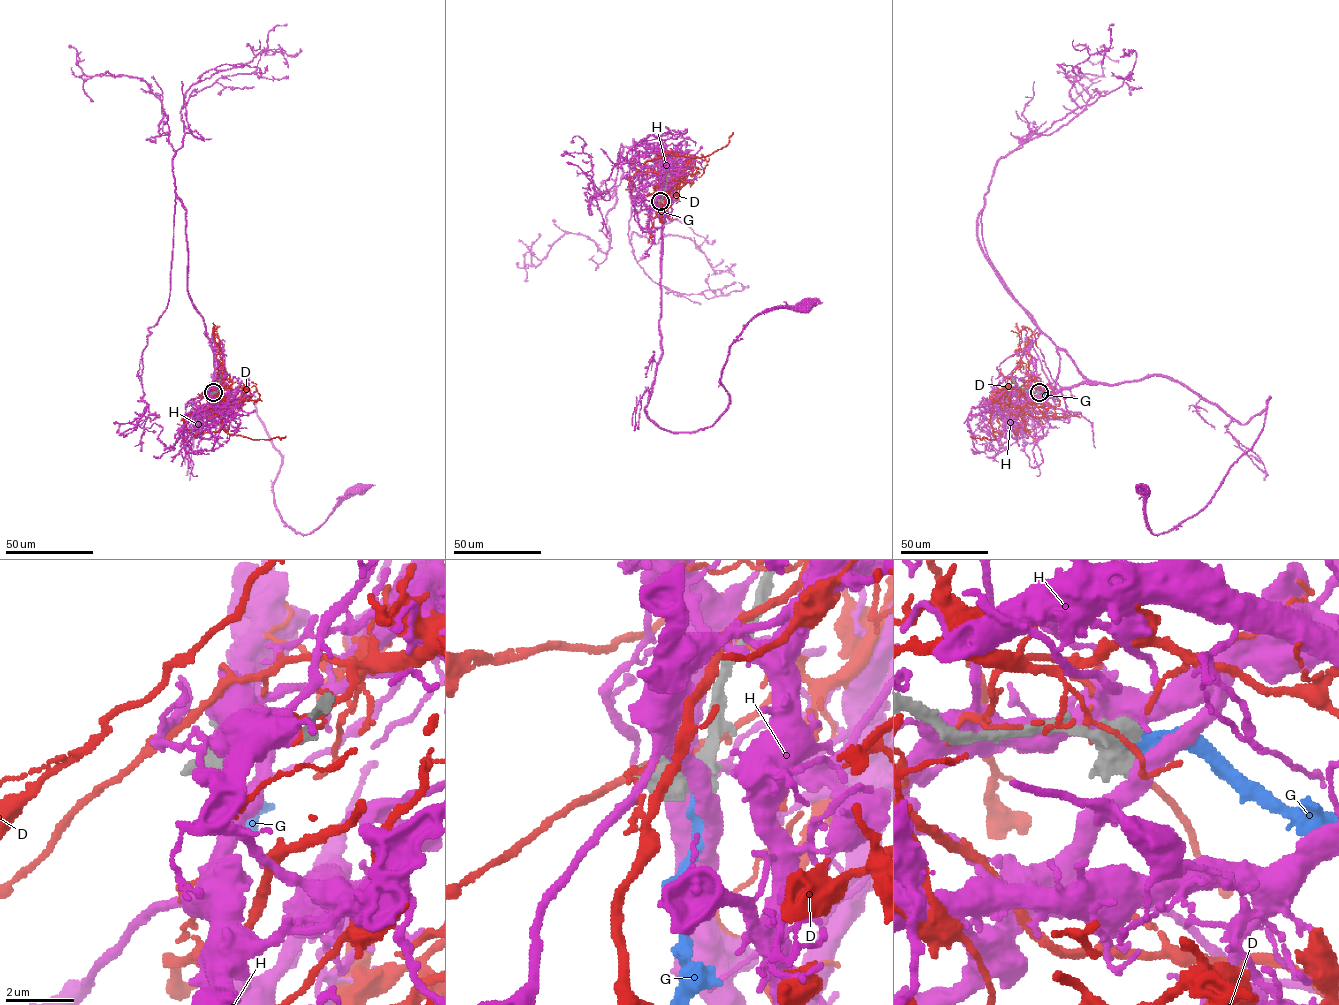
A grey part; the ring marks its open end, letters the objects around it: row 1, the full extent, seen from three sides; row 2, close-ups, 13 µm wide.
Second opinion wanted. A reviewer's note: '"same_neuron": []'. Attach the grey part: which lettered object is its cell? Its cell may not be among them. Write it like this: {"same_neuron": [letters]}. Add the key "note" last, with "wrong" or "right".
{"same_neuron": ["G"], "note": "wrong"}

